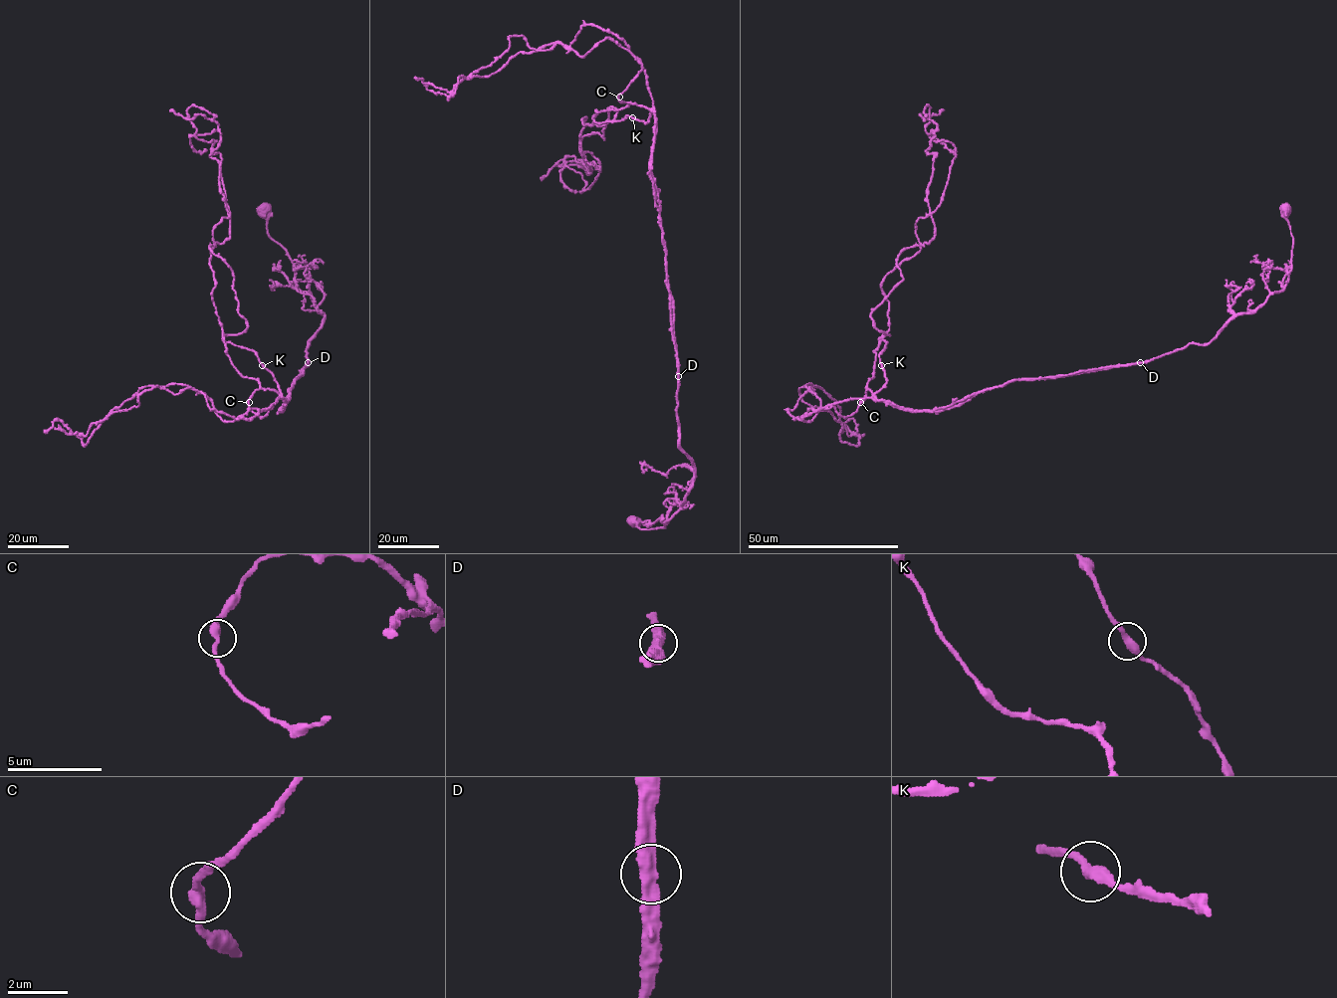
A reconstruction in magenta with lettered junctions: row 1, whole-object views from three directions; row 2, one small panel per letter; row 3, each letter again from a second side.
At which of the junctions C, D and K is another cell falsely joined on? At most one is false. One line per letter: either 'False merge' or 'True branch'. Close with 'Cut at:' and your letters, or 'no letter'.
C: True branch
D: False merge
K: True branch
Cut at: D

